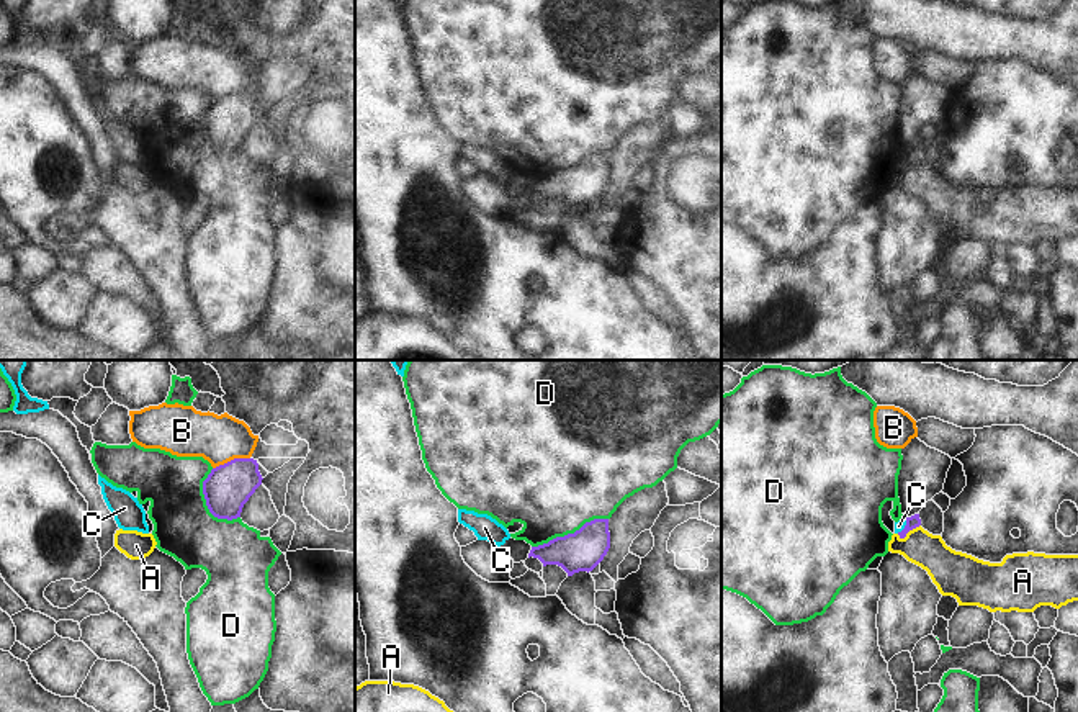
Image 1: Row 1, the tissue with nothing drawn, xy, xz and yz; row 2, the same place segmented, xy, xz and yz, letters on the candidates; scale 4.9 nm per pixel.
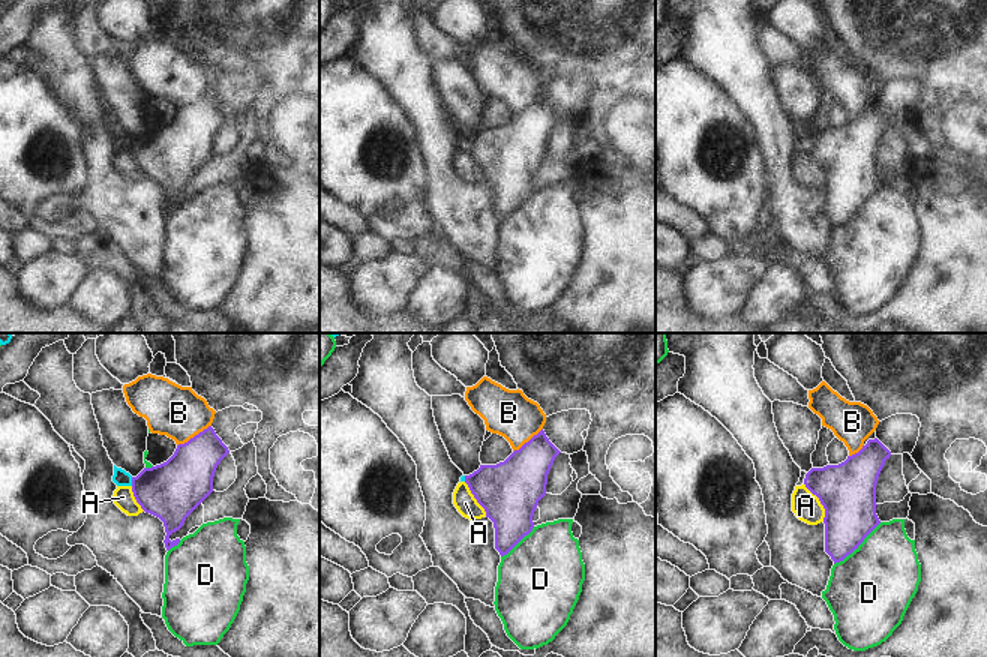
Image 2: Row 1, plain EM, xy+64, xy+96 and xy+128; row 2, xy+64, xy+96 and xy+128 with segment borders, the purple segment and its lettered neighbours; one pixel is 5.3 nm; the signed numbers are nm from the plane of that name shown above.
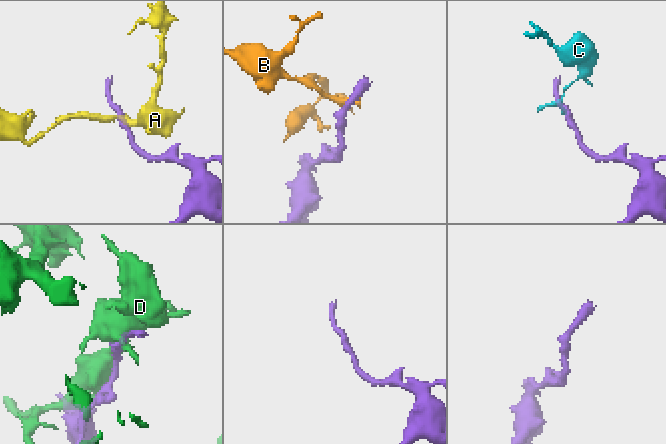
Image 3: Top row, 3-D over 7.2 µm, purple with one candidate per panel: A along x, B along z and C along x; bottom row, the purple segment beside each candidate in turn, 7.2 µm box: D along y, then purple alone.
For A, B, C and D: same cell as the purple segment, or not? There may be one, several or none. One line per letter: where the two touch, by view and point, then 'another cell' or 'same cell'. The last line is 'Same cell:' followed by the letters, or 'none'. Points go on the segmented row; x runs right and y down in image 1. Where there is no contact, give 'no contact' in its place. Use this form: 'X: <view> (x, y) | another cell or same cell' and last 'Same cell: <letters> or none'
A: yz (908, 531) | another cell
B: xy (231, 460) | another cell
C: yz (905, 526) | another cell
D: xz (570, 534) | another cell
Same cell: none

